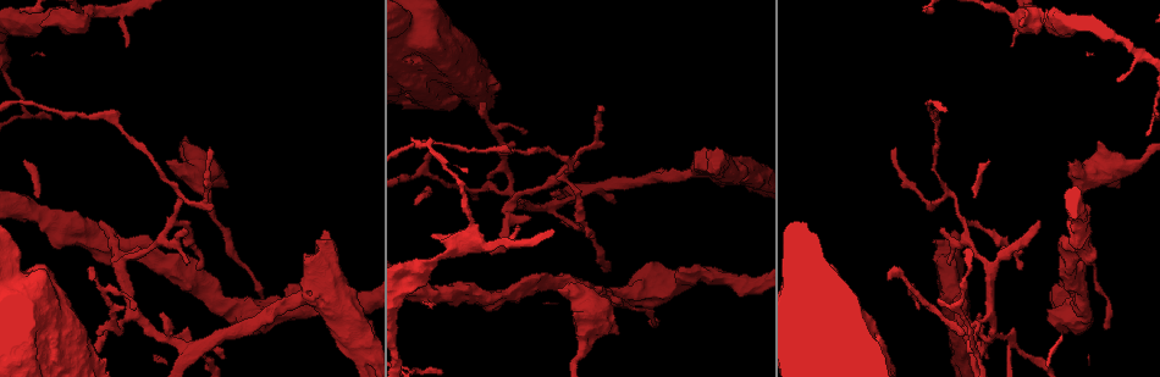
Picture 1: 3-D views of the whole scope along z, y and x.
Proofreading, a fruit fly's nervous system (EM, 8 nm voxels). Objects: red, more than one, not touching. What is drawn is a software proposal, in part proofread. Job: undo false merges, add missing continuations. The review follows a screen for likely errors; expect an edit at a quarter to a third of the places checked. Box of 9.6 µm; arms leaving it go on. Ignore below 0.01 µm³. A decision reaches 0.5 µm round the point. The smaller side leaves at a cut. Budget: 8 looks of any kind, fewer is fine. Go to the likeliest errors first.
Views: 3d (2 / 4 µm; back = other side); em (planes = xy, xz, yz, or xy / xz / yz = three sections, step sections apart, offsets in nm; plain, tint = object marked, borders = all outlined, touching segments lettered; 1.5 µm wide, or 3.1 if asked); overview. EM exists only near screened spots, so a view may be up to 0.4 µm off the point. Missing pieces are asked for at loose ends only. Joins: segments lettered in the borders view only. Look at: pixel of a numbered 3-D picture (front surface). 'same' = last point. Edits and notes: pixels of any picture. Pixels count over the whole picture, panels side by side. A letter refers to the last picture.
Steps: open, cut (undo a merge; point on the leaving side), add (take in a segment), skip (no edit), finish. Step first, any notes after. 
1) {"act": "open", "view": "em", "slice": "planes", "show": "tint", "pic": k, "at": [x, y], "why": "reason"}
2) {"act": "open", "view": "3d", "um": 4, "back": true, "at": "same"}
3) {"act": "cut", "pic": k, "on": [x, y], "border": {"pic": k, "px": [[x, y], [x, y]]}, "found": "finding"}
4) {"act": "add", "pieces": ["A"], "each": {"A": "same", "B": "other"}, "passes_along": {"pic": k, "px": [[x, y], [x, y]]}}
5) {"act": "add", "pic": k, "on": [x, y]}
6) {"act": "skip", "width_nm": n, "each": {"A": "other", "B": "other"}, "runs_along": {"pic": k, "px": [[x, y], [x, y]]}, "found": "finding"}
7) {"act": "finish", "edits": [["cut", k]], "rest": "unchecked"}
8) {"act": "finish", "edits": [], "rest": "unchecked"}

{"act": "open", "view": "3d", "um": 2, "pic": 1, "at": [591, 238], "why": "tapers out"}

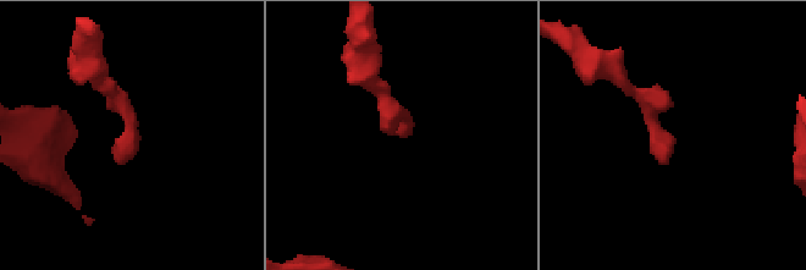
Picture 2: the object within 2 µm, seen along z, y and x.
{"act": "open", "view": "em", "slice": "xy", "step": 4, "show": "borders", "pic": 2, "at": [116, 159]}

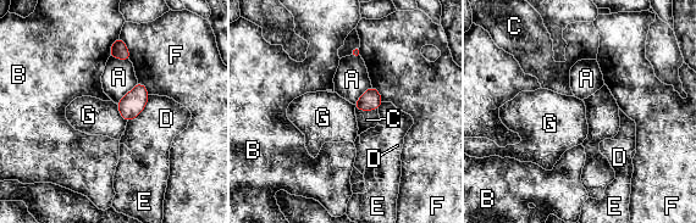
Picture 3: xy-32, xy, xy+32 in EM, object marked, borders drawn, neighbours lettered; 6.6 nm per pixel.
{"act": "open", "view": "em", "slice": "planes", "show": "borders", "at": "same"}

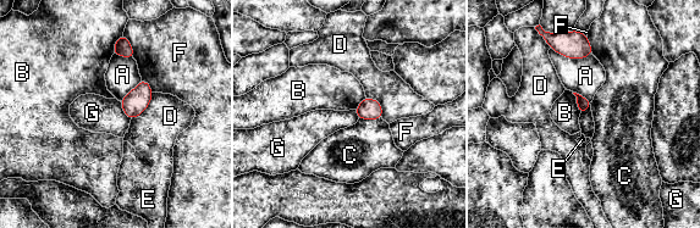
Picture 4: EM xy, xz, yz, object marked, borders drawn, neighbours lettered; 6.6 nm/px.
{"act": "skip", "longest_contact_nm": ["A", 280], "each": {"A": "other", "B": "other", "C": "other", "D": "other", "E": "other", "F": "other", "G": "other"}, "border": {"pic": 4, "px": [[119, 101], [123, 112], [131, 118]]}, "found": "no lettered segment goes on from it"}

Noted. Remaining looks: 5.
{"act": "open", "view": "em", "slice": "planes", "show": "borders", "pic": 1, "at": [431, 235], "why": "branch stops here"}

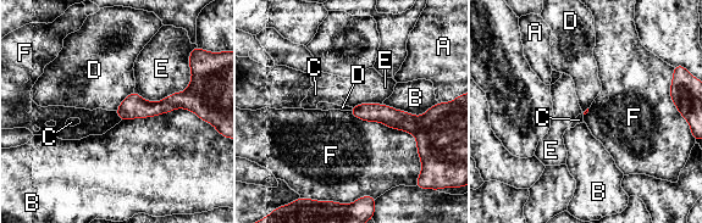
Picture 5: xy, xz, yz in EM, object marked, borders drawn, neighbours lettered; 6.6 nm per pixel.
{"act": "skip", "each": {"A": "other", "B": "other", "C": "other", "D": "other", "E": "other", "F": "other"}, "border": {"pic": 5, "px": [[349, 111], [409, 132], [420, 161]]}, "found": "none of them fits"}

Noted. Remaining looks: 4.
{"act": "open", "view": "3d", "um": 2, "pic": 1, "at": [204, 201], "why": "abrupt turn"}

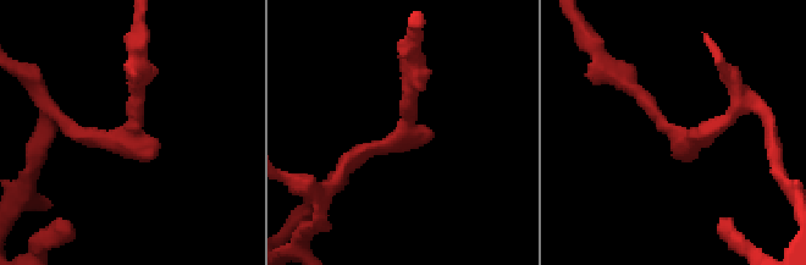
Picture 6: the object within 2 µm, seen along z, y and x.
{"act": "open", "view": "em", "slice": "planes", "show": "tint", "pic": 6, "at": [132, 136]}

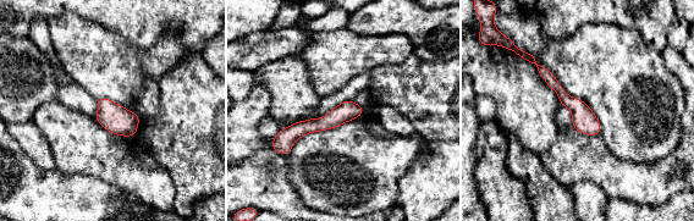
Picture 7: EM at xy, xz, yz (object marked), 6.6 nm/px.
{"act": "open", "view": "em", "slice": "planes", "show": "borders", "at": "same", "why": "what lies round it"}

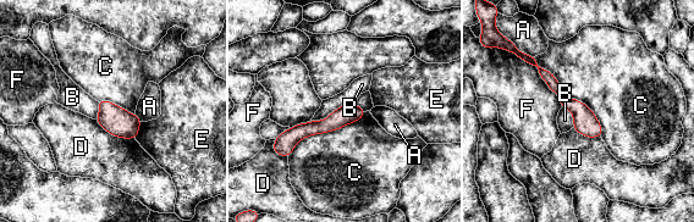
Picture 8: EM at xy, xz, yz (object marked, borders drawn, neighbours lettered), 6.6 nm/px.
{"act": "skip", "each": {"A": "other", "B": "other", "C": "other", "D": "other", "E": "other", "F": "other"}, "runs_along": {"pic": 8, "px": [[530, 59], [598, 133]]}, "found": "one neuron here"}

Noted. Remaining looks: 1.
{"act": "finish", "edits": [], "rest": "unchecked"}

